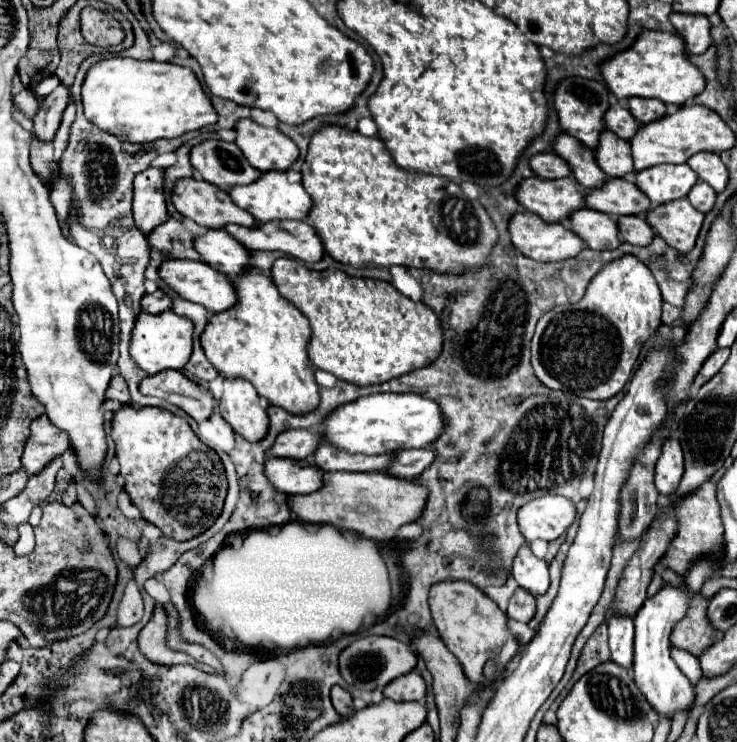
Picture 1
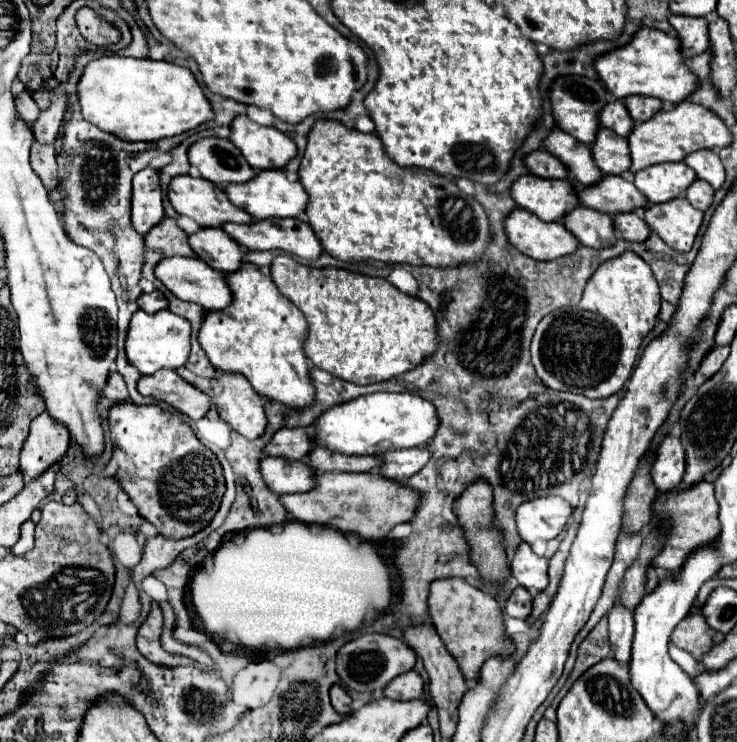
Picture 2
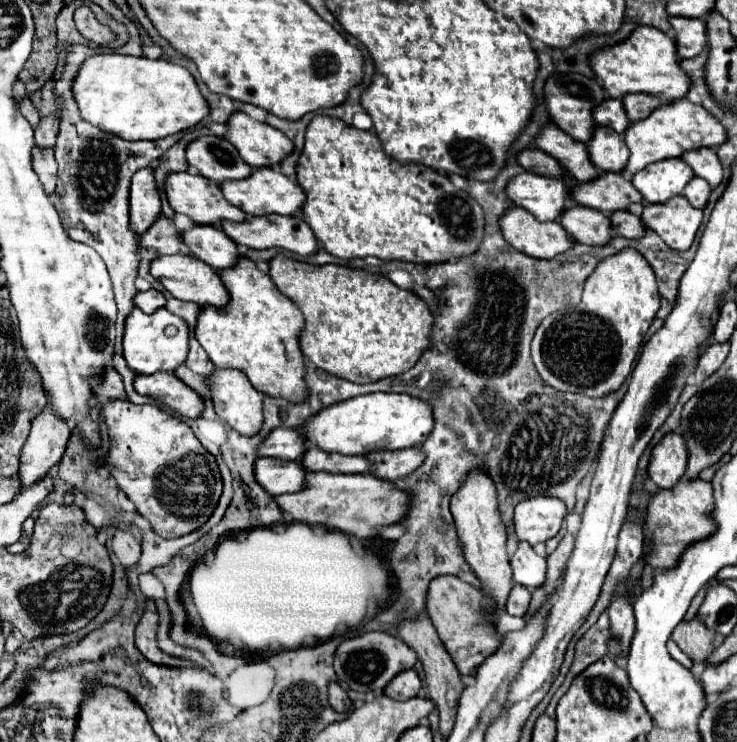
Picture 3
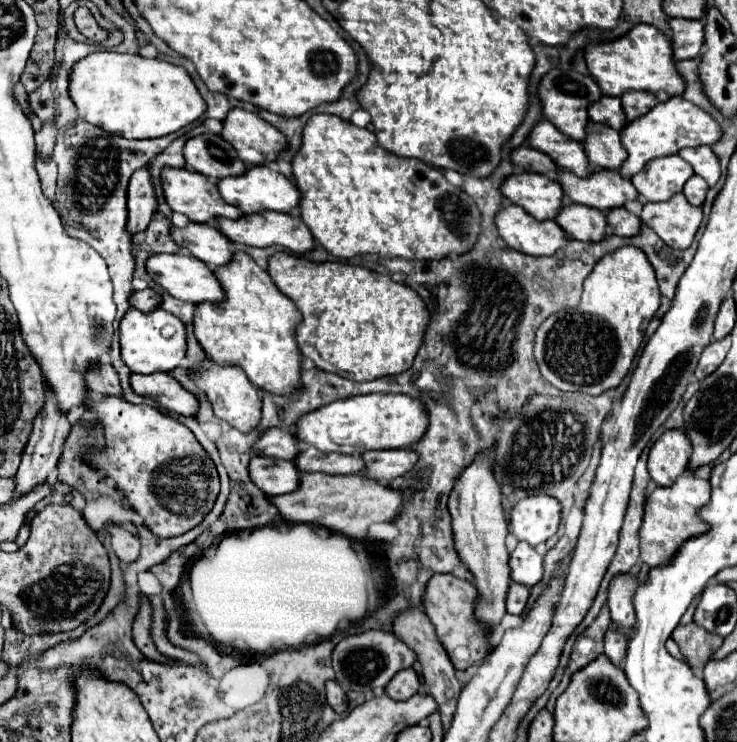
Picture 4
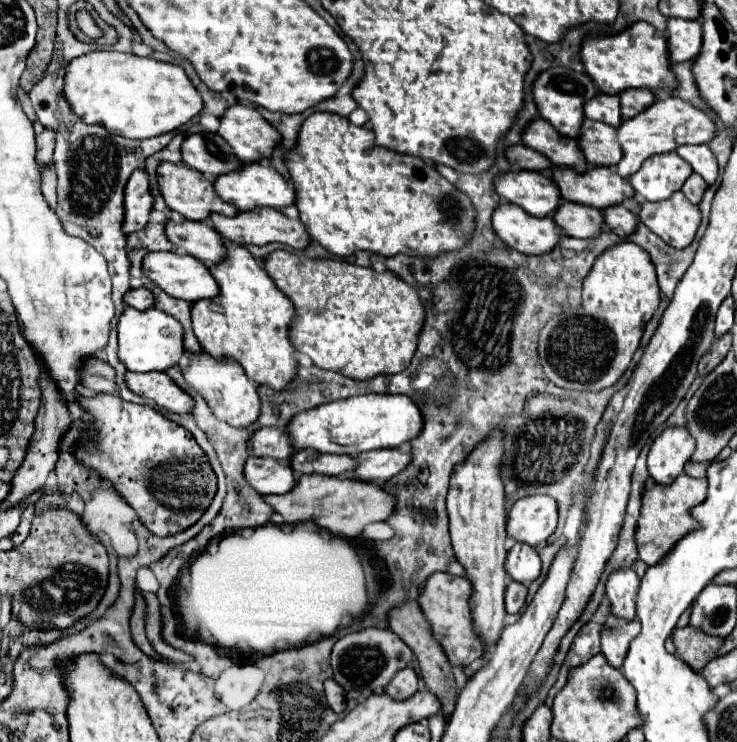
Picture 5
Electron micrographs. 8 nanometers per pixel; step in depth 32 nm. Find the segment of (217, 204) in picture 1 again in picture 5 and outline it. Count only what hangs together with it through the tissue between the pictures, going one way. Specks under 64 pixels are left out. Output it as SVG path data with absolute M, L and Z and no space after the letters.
M160 162L158 170L158 188L160 194L166 202L166 206L178 214L182 214L188 220L206 220L212 212L224 214L224 216L234 216L238 210L232 204L226 204L222 198L216 196L212 188L212 178L204 176L202 172L196 172L194 168L188 168L184 162L182 164L172 164L172 162Z

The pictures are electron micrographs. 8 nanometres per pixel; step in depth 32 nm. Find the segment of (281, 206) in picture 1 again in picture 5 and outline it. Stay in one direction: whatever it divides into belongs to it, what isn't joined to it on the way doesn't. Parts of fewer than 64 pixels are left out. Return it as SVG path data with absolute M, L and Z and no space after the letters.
M250 162L244 164L244 168L240 168L240 172L232 172L228 176L220 176L214 180L214 188L216 194L236 206L238 210L252 210L258 206L270 206L270 208L282 208L282 206L290 206L296 200L294 190L288 186L288 182L270 166L266 166L264 162Z

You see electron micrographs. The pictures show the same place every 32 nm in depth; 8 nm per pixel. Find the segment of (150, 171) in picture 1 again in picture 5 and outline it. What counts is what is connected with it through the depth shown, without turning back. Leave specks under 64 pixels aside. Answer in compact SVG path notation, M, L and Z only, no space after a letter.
M134 170L124 188L124 224L122 232L138 232L148 224L152 210L152 196L148 190L148 176L144 170Z

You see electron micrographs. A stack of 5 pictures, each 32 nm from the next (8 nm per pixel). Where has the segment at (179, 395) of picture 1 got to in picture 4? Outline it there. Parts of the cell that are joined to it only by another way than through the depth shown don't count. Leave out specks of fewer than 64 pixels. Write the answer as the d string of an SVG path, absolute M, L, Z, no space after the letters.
M130 374L130 386L136 394L154 398L162 408L182 416L194 416L198 410L198 400L194 394L184 390L170 374Z

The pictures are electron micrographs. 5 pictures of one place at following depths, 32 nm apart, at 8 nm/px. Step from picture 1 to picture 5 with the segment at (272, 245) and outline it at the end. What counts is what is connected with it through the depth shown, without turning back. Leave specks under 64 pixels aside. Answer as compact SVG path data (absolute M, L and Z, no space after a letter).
M254 208L252 212L238 212L236 216L220 216L220 214L212 214L210 222L214 224L214 228L220 232L220 236L224 236L224 240L234 242L234 244L270 244L270 242L280 242L280 244L288 244L296 250L306 248L310 242L310 236L304 228L304 224L300 220L290 220L284 214L280 214L278 210L272 208Z

